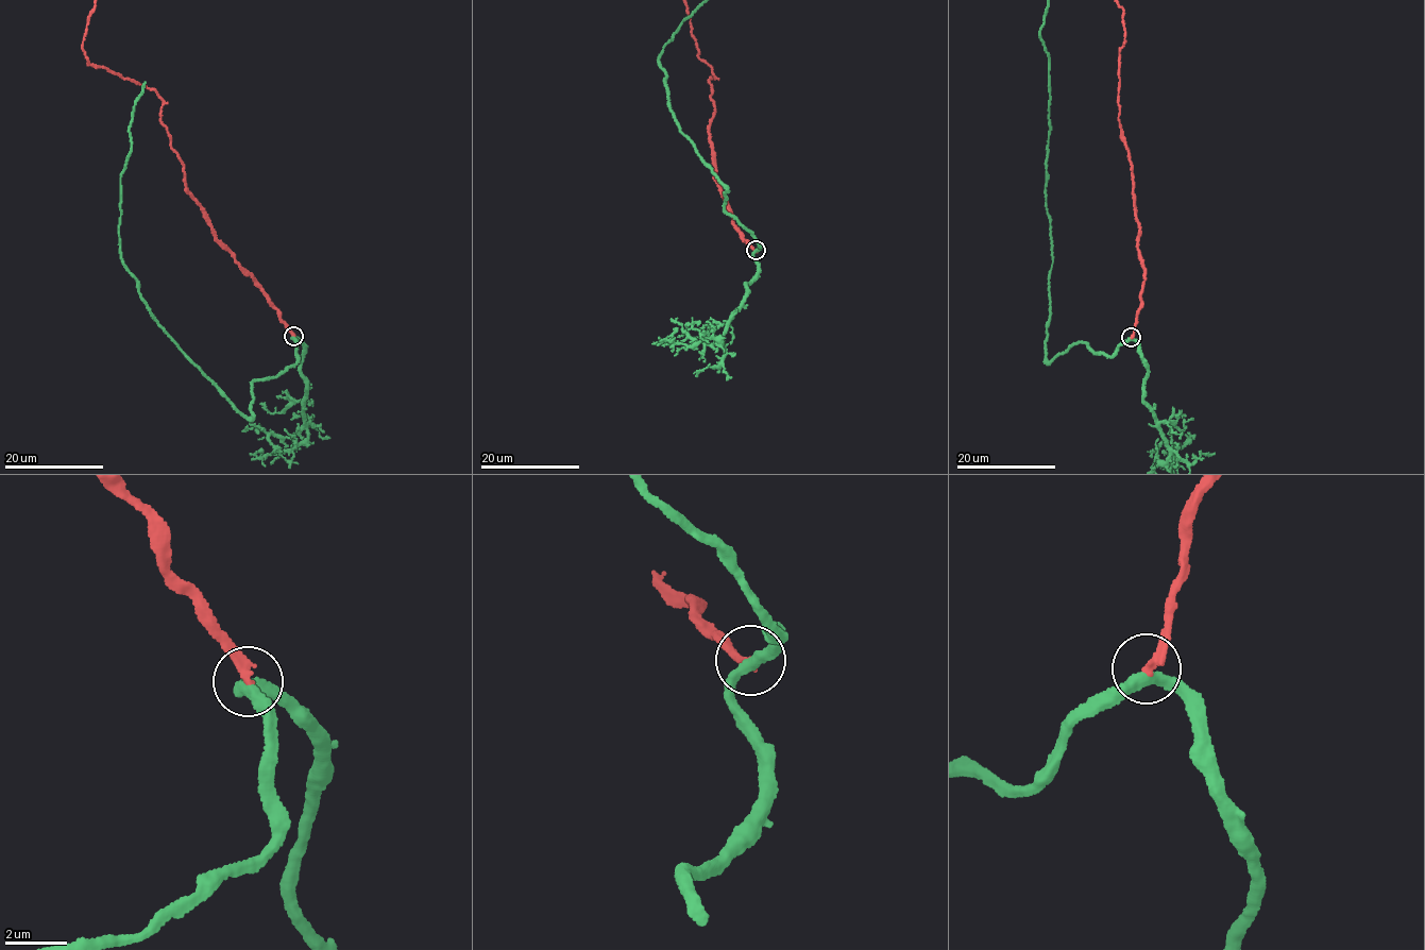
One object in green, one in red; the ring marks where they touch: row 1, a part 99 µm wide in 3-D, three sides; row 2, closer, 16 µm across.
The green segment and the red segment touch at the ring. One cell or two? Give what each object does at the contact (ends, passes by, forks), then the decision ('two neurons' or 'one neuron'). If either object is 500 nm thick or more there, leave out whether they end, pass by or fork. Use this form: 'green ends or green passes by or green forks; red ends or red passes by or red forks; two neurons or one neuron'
green passes by; red ends; two neurons

